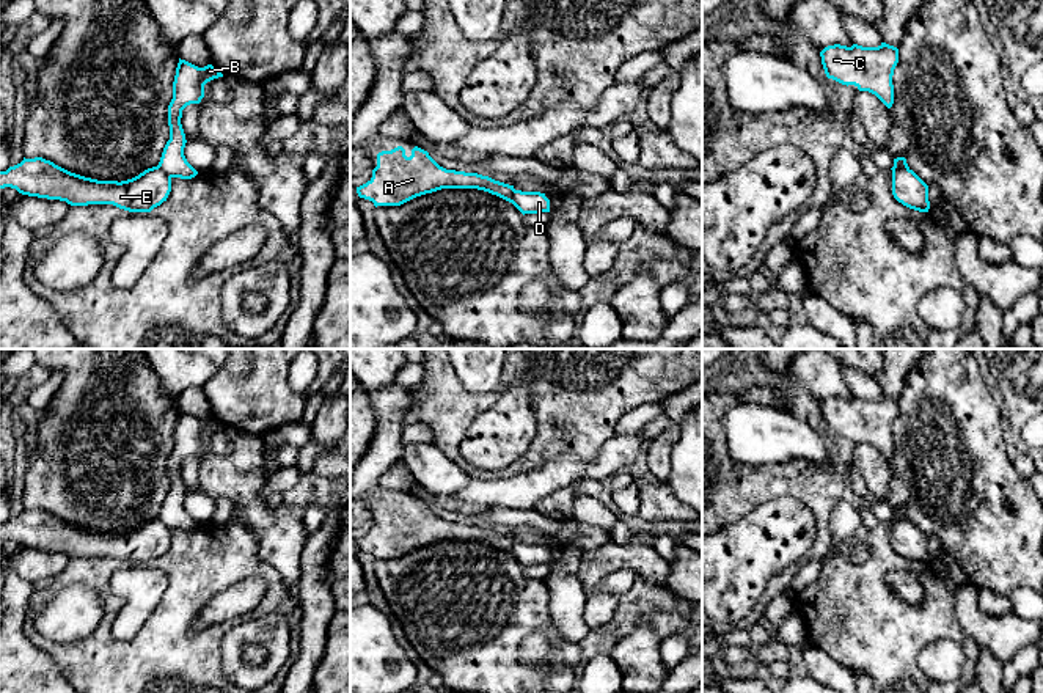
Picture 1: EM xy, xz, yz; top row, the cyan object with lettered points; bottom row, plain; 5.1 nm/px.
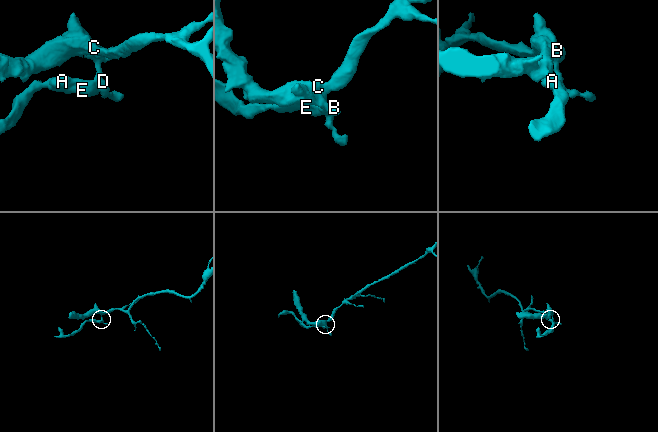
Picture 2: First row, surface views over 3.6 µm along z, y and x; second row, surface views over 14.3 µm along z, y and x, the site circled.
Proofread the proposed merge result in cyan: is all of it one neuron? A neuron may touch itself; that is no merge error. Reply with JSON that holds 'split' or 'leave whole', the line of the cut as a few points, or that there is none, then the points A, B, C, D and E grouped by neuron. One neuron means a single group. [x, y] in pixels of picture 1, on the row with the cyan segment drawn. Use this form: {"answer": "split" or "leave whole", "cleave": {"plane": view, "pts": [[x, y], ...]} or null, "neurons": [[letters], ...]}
{"answer": "split", "cleave": {"plane": "yz", "pts": [[894, 165], [908, 170]]}, "neurons": [["A", "E"], ["B", "C", "D"]]}

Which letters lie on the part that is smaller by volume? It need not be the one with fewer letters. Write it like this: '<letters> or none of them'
A, E

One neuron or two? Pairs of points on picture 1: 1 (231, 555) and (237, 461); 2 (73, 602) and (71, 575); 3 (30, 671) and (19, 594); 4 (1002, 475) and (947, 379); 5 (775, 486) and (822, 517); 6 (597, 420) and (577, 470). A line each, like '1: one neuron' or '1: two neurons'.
1: two neurons
2: two neurons
3: one neuron
4: one neuron
5: one neuron
6: two neurons

